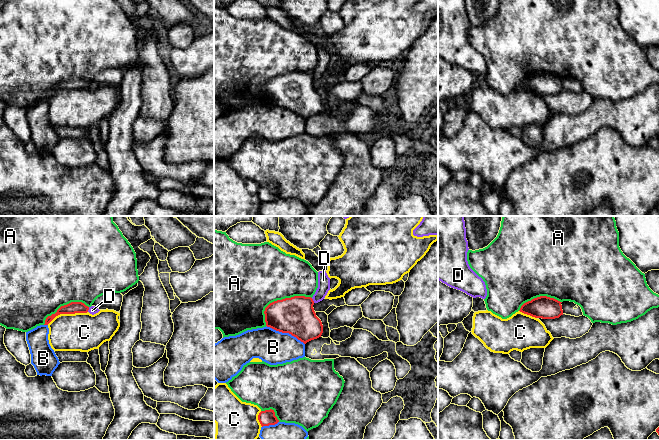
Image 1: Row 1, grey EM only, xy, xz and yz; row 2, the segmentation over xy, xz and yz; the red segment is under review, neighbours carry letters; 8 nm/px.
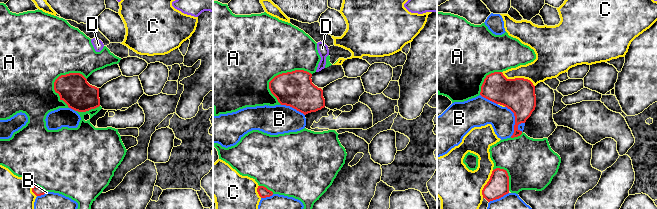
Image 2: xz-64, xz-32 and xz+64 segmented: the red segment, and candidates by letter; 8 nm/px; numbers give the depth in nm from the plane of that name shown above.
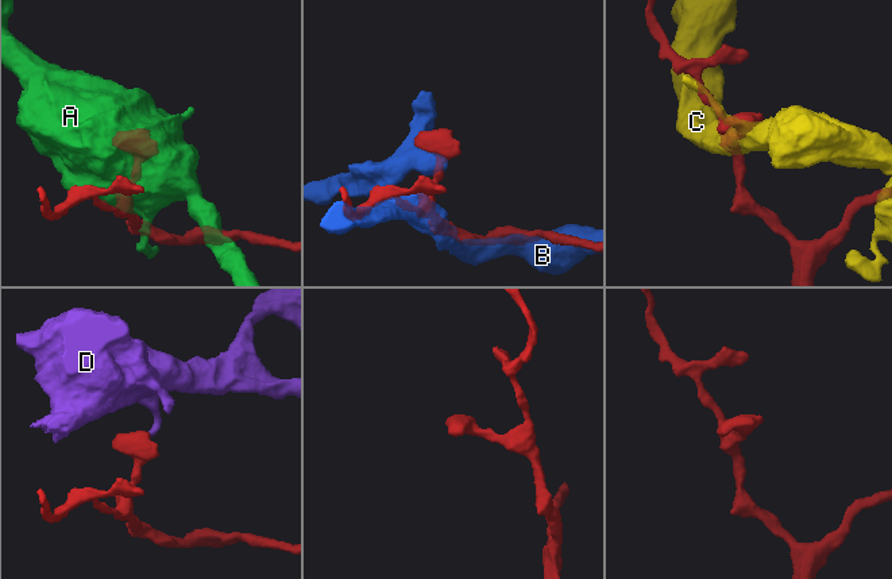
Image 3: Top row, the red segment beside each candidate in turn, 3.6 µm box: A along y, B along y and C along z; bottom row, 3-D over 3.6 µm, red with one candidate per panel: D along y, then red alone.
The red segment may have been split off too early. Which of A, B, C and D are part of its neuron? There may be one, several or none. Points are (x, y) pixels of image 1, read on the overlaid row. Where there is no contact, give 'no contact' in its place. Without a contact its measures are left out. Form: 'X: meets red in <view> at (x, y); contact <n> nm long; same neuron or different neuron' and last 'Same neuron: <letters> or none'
A: meets red in xz at (279, 300); contact 440 nm long; different neuron
B: meets red in xz at (285, 332); contact 340 nm long; different neuron
C: meets red in xy at (67, 313); contact 340 nm long; different neuron
D: meets red in xy at (88, 309); contact 40 nm long; different neuron
Same neuron: none

